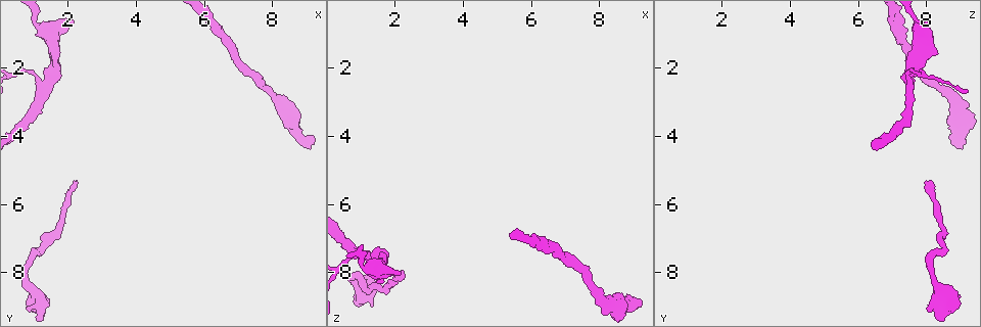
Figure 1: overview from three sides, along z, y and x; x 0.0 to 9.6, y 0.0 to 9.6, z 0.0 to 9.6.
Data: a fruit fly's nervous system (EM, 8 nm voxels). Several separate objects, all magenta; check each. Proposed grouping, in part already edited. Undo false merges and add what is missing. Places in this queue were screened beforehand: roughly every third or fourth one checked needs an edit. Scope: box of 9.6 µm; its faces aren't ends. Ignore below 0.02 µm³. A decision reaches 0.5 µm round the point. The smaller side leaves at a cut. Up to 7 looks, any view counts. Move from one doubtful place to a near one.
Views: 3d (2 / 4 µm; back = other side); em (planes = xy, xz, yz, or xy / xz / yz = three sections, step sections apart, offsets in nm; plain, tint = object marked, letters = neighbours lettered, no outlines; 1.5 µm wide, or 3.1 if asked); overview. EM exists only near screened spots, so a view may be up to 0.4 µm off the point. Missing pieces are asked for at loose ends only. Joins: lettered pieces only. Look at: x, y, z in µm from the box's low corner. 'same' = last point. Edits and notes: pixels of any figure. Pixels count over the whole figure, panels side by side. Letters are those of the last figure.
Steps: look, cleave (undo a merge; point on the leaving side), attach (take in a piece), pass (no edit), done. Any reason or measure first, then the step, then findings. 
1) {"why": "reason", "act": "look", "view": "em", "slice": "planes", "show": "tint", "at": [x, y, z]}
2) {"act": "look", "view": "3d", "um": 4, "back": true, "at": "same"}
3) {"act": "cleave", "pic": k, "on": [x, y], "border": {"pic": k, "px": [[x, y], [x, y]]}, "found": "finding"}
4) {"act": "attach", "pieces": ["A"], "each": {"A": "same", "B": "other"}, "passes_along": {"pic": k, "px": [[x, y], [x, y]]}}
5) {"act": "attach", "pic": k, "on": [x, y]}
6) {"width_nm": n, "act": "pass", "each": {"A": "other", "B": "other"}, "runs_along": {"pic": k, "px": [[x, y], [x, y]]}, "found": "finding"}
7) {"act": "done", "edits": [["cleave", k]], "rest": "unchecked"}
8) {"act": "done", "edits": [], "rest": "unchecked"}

{"why": "free end", "act": "look", "view": "em", "slice": "planes", "show": "letters", "at": [2.10, 0.55, 8.05]}

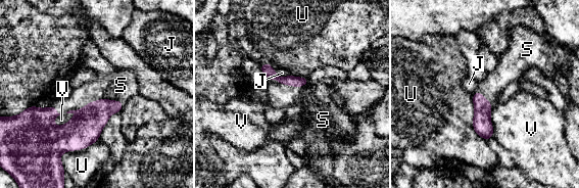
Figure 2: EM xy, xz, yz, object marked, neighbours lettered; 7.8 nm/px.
{"act": "attach", "pic": 2, "on": [121, 85], "each": {"J": "other", "S": "same", "U": "other", "V": "other"}, "passes_along": {"pic": 2, "px": [[84, 130], [94, 101], [121, 85]]}, "found": "the cell continues"}

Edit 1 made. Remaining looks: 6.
{"act": "look", "view": "overview"}

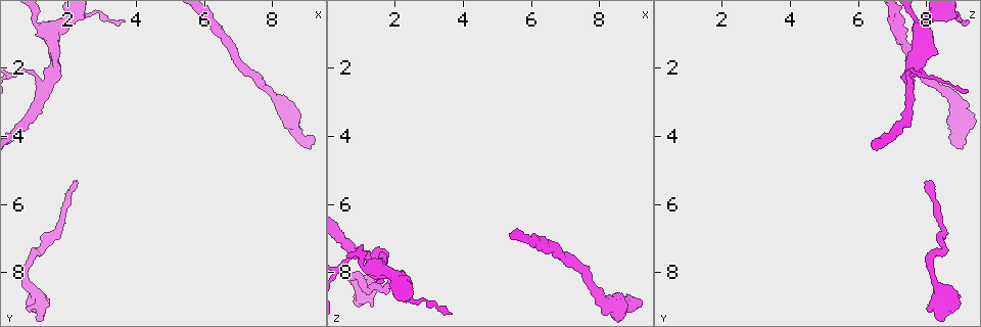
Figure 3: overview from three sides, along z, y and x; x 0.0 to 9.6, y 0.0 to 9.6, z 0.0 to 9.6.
{"why": "three arms meet", "act": "look", "view": "em", "slice": "xz", "step": 8, "show": "letters", "at": [1.30, 2.45, 7.50]}

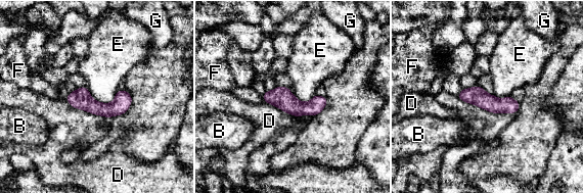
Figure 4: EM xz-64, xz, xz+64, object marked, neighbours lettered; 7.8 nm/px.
{"act": "pass", "each": {"B": "other", "D": "other", "E": "other", "F": "other", "G": "other"}, "runs_along": {"pic": 4, "px": [[70, 97], [97, 108], [129, 98]]}, "found": "one cell here"}

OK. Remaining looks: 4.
{"why": "free end", "act": "look", "view": "3d", "um": 4, "at": [2.15, 5.25, 7.95]}

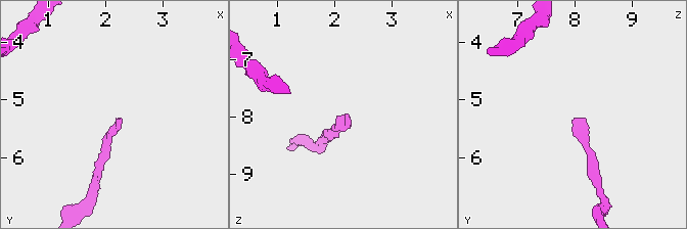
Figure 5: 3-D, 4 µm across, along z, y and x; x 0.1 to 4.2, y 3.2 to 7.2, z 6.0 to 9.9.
{"why": "now the EM", "act": "look", "view": "em", "slice": "planes", "show": "letters", "at": [2.20, 5.25, 7.95]}

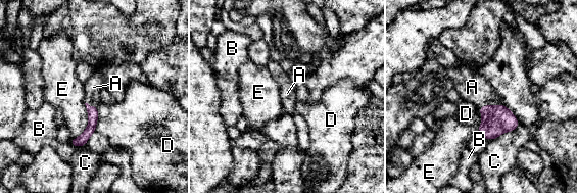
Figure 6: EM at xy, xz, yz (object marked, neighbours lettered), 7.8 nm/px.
{"longest_contact_nm": ["E", 320], "act": "attach", "pic": 6, "on": [472, 87], "each": {"A": "same", "B": "other", "C": "other", "D": "other", "E": "other"}, "passes_along": {"pic": 6, "px": [[496, 119], [490, 105], [472, 87]]}, "found": "it goes on there"}

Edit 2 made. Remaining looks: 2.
{"act": "done", "edits": [["attach", 2], ["attach", 6]], "rest": "unchecked"}

